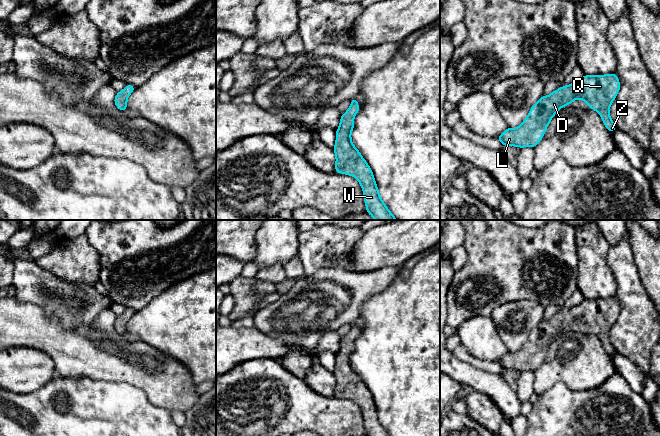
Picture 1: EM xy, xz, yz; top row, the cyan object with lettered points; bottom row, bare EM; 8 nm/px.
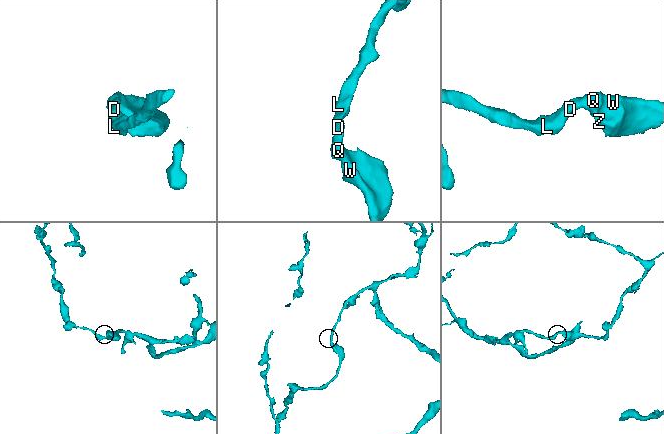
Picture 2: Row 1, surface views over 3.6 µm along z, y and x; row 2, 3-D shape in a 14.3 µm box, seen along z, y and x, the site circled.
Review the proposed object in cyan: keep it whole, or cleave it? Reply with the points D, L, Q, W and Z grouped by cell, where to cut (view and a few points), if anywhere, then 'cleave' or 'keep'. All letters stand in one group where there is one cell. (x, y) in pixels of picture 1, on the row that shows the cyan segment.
D L Q W Z; no cut; keep

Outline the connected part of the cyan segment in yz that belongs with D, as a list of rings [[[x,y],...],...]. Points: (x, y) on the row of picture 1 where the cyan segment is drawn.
[[[616,73],[607,75],[584,75],[580,80],[542,96],[530,109],[528,116],[517,128],[507,128],[496,138],[505,146],[535,147],[543,138],[553,116],[575,99],[584,100],[598,112],[606,129],[617,130],[609,110],[620,91],[620,81]]]

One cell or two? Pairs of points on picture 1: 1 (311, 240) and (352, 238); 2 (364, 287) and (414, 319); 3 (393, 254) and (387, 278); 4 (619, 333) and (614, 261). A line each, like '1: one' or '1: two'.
1: one
2: two
3: two
4: one

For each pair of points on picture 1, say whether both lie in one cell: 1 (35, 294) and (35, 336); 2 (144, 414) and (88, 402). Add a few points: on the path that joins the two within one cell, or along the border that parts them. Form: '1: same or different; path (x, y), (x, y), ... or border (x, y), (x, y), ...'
1: different; border (13, 296), (20, 302), (38, 305), (55, 318)
2: same; path (130, 414), (102, 414)

